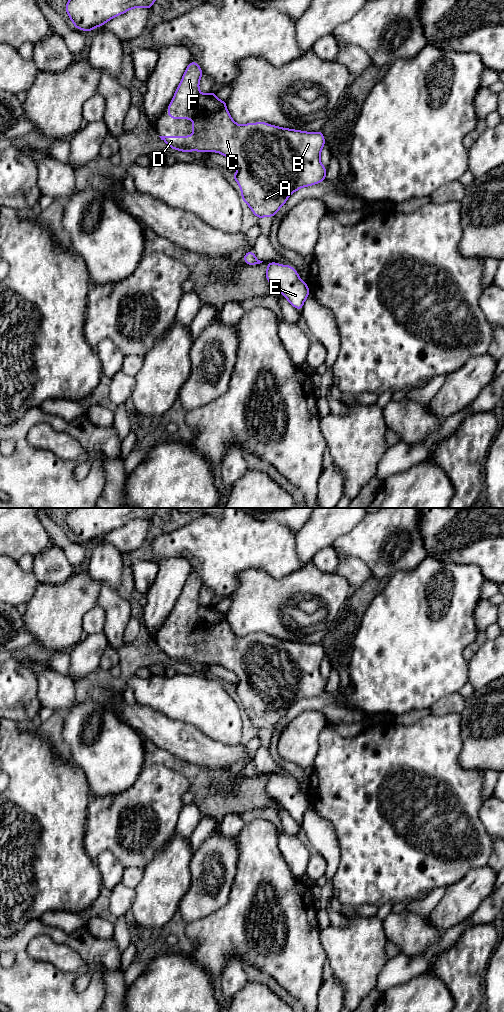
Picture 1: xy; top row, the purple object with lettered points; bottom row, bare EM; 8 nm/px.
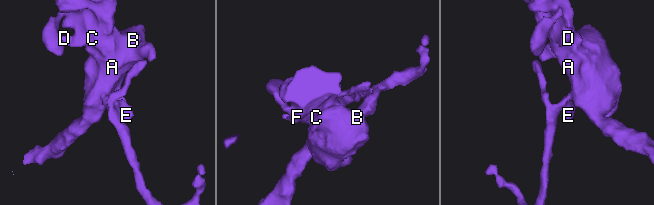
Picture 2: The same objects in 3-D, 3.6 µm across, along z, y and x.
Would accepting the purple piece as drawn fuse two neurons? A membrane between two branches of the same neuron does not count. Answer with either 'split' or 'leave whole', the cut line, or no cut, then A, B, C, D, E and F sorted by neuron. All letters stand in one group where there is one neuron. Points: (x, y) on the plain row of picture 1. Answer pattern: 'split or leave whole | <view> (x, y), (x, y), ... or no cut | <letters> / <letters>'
leave whole | no cut | A B C D E F

